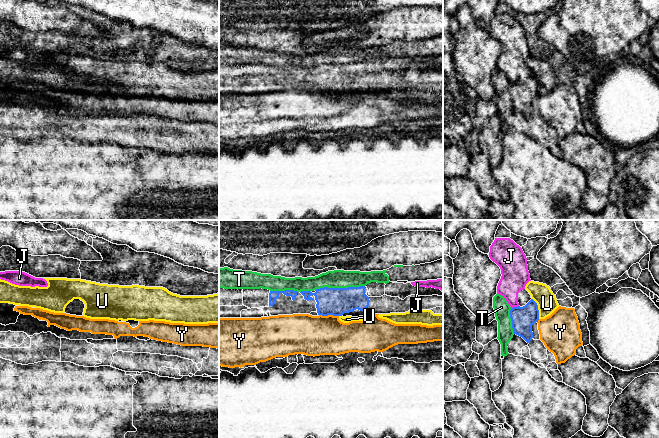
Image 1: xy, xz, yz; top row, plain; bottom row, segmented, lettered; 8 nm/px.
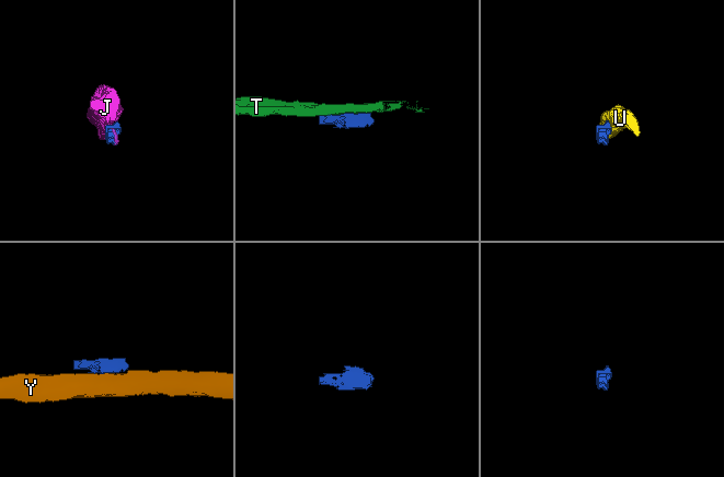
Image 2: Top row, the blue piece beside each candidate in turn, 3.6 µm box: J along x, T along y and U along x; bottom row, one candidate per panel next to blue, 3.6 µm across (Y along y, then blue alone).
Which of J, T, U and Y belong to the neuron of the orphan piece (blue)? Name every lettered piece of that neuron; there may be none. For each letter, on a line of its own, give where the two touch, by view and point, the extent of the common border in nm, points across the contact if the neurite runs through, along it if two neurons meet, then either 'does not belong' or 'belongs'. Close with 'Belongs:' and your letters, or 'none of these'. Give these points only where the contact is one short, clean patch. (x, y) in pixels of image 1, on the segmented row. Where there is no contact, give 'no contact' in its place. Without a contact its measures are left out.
J: yz (514, 307) | 70 nm | along yz (518, 305), (511, 308) | does not belong
T: xz (339, 288) | 400 nm | does not belong
U: yz (537, 308) | 180 nm | along yz (532, 298), (537, 305), (539, 318) | does not belong
Y: xz (329, 314) | 160 nm | along xz (319, 314), (338, 316) | does not belong
Belongs: none of these

